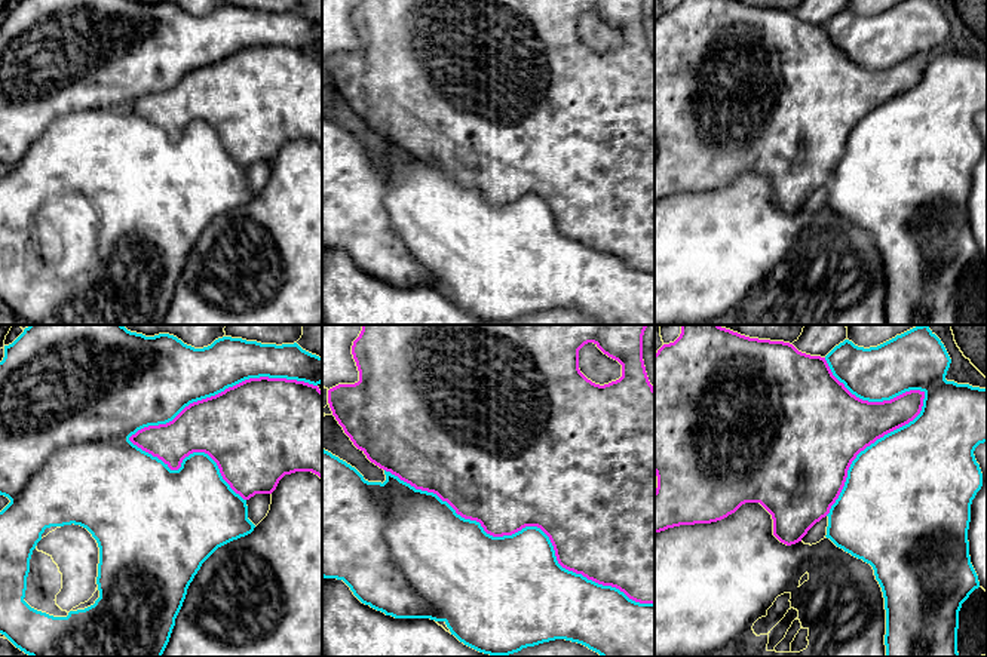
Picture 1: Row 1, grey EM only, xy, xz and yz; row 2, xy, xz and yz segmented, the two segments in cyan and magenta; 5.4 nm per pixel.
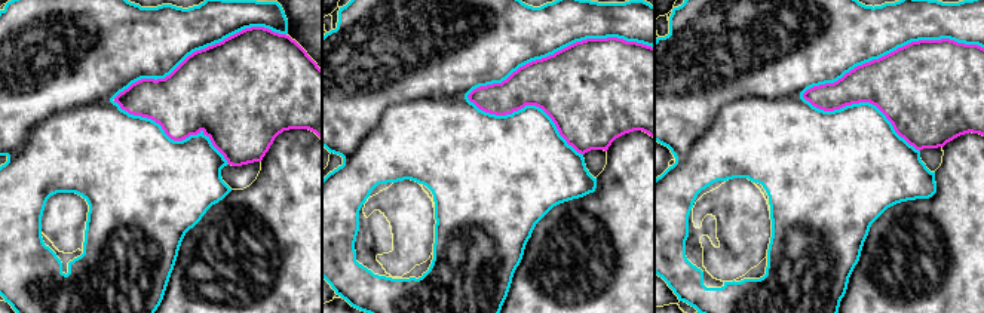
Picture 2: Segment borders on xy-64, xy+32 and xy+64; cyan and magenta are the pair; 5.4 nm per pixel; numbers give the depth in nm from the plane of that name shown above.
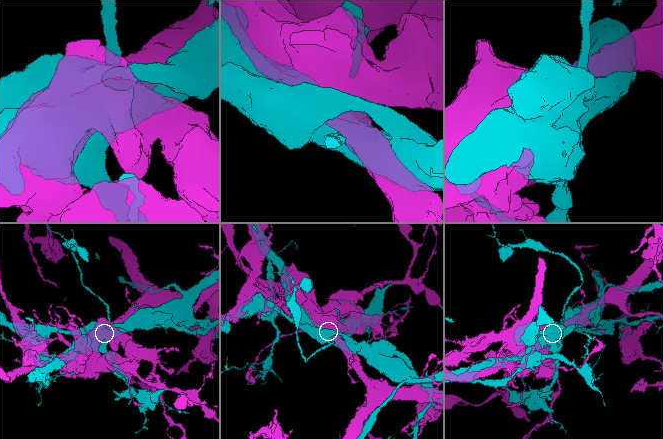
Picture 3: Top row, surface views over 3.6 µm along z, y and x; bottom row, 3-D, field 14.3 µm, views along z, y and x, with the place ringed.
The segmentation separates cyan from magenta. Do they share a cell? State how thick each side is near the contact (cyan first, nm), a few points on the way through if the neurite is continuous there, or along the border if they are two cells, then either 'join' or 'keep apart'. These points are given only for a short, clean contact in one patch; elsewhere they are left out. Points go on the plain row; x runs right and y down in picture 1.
340 nm thick on the cyan side, 480 nm on the other; keep apart

